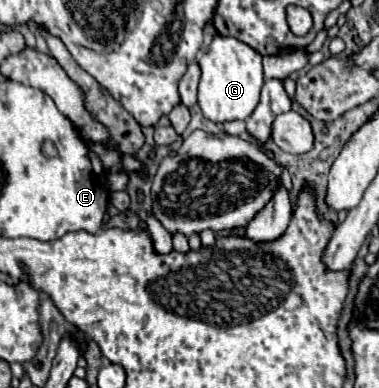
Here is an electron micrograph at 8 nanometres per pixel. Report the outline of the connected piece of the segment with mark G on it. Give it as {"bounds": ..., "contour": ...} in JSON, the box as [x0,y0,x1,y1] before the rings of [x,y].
{"bounds":[198,34,264,124],"contour":[[[216,34],[208,46],[208,52],[198,60],[198,64],[202,70],[198,84],[198,106],[202,114],[218,124],[230,120],[246,120],[254,112],[260,88],[264,84],[262,56],[254,52],[248,44],[242,44],[240,40]]]}

